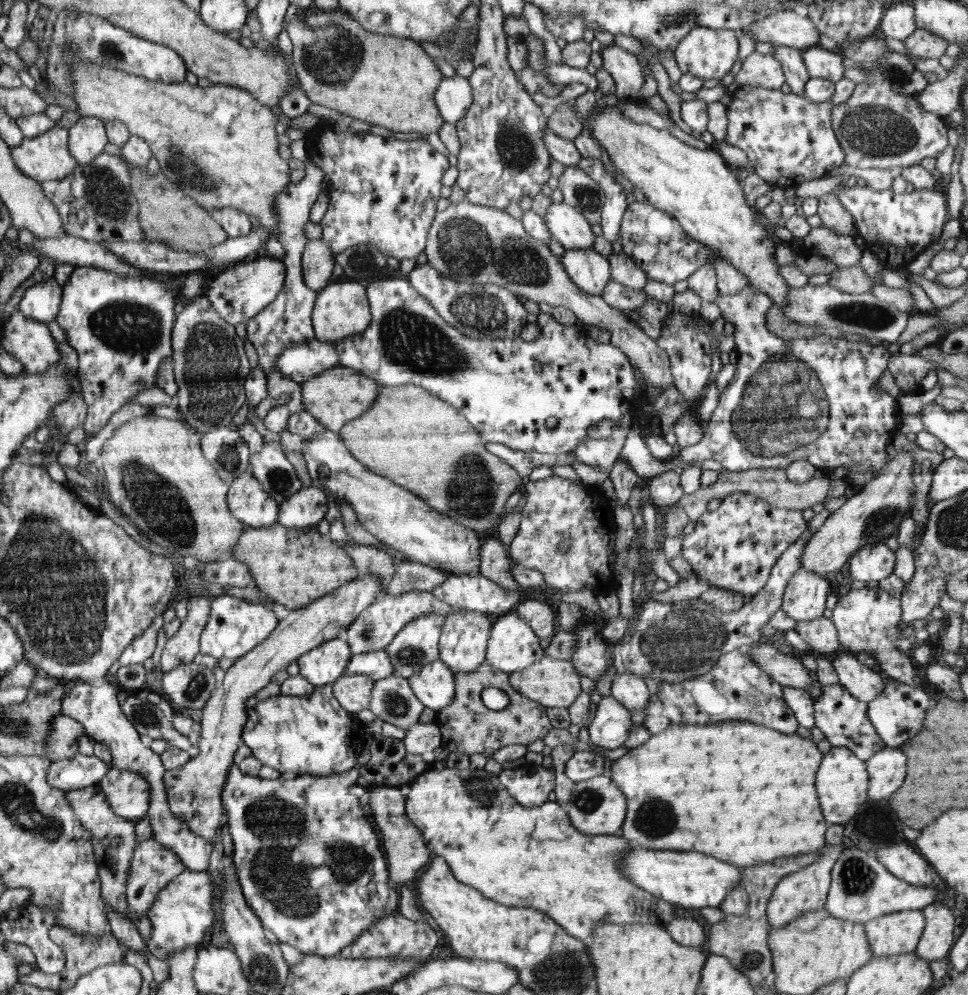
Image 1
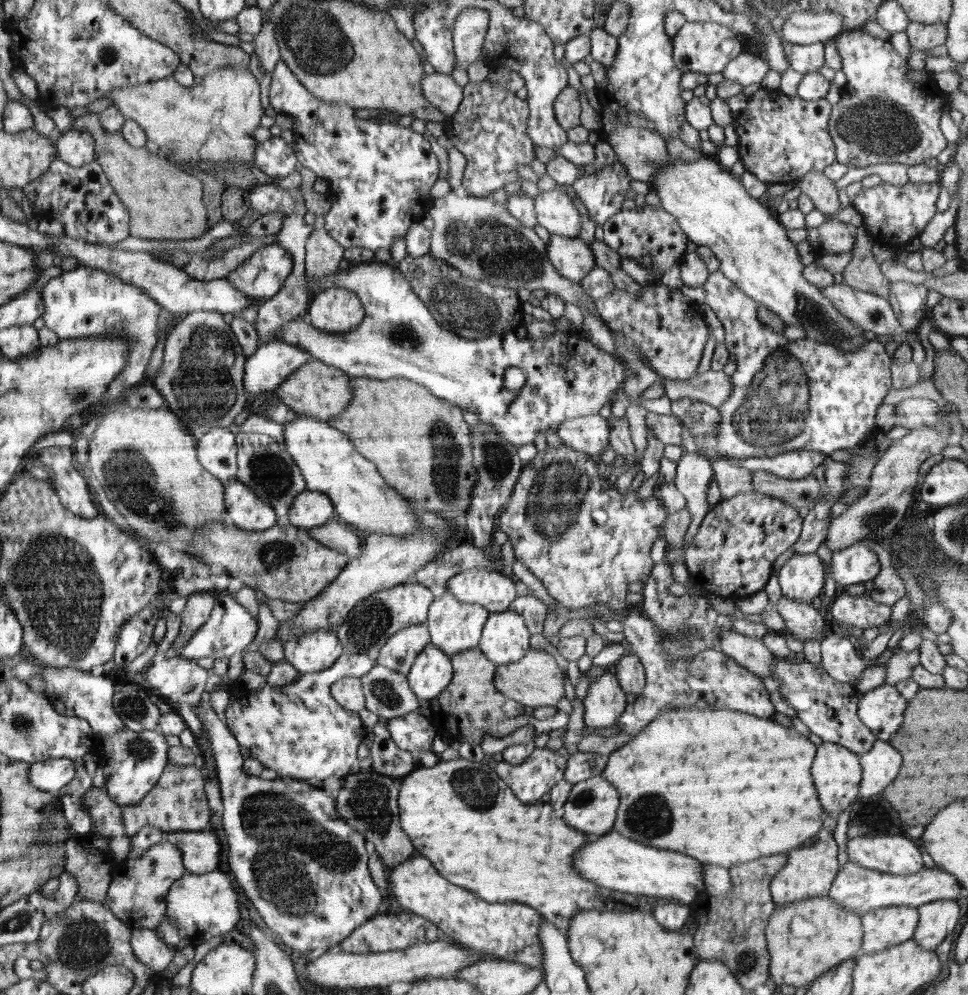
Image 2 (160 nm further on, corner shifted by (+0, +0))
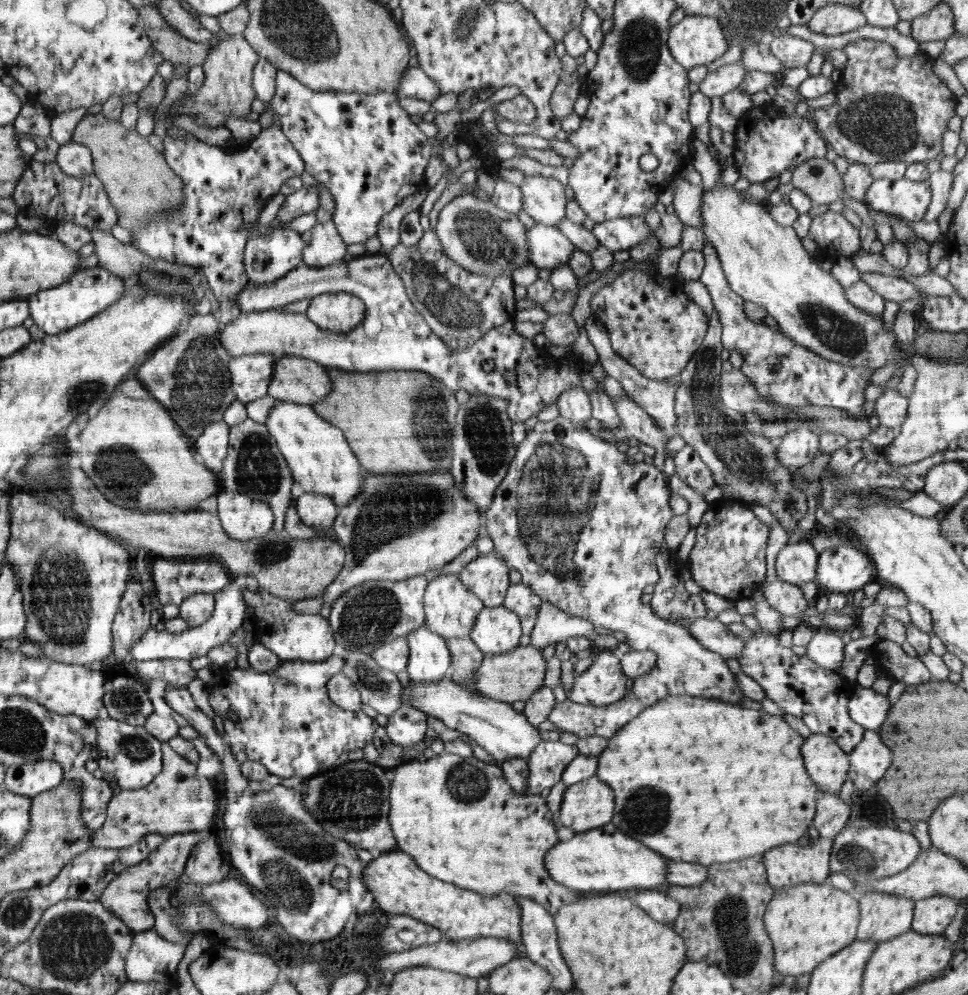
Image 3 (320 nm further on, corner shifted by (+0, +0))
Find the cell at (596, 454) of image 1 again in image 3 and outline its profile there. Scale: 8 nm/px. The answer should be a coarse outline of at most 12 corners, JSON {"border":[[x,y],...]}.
{"border":[[568,387],[556,402],[558,412],[586,428],[591,416],[583,387]]}

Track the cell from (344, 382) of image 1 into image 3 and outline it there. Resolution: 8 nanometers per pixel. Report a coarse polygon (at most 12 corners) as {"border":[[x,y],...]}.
{"border":[[278,357],[268,394],[312,407],[333,384],[312,360]]}

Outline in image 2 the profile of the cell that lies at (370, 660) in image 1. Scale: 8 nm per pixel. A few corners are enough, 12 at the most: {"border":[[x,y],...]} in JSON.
{"border":[[376,659],[249,694],[230,685],[226,724],[279,778],[344,777],[366,734],[331,684]]}

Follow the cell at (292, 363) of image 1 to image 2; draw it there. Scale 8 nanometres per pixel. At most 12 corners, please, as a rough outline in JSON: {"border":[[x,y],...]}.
{"border":[[259,343],[244,368],[247,398],[269,394],[312,357]]}

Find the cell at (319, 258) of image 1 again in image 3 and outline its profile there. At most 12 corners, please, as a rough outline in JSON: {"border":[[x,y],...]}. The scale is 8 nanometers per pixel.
{"border":[[332,220],[301,234],[304,264],[344,262],[347,244]]}

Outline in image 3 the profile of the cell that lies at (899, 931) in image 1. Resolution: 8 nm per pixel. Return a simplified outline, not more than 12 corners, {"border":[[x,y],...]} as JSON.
{"border":[[861,897],[858,940],[885,943],[911,929],[914,901]]}

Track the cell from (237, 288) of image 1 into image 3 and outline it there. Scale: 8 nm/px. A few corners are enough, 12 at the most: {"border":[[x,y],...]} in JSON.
{"border":[[294,229],[257,233],[245,247],[248,280],[273,283],[304,263]]}

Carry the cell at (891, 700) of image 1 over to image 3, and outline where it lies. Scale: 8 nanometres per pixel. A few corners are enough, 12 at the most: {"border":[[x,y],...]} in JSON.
{"border":[[856,687],[850,695],[851,719],[879,732],[891,704],[872,688]]}

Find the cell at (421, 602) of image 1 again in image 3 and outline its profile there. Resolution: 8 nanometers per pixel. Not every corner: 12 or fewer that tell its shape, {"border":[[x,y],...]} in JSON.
{"border":[[426,575],[363,582],[331,604],[333,654],[424,625]]}

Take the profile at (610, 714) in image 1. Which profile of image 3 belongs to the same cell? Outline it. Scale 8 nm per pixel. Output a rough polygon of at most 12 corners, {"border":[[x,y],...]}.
{"border":[[597,649],[566,698],[608,706],[627,693],[619,653]]}

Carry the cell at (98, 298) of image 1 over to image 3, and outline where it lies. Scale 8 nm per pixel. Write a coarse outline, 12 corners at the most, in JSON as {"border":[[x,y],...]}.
{"border":[[100,266],[30,295],[46,335],[92,320],[122,298],[126,280]]}

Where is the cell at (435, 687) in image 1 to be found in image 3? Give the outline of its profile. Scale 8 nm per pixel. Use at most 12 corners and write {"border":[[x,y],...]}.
{"border":[[425,624],[407,634],[411,681],[448,677],[445,638]]}

